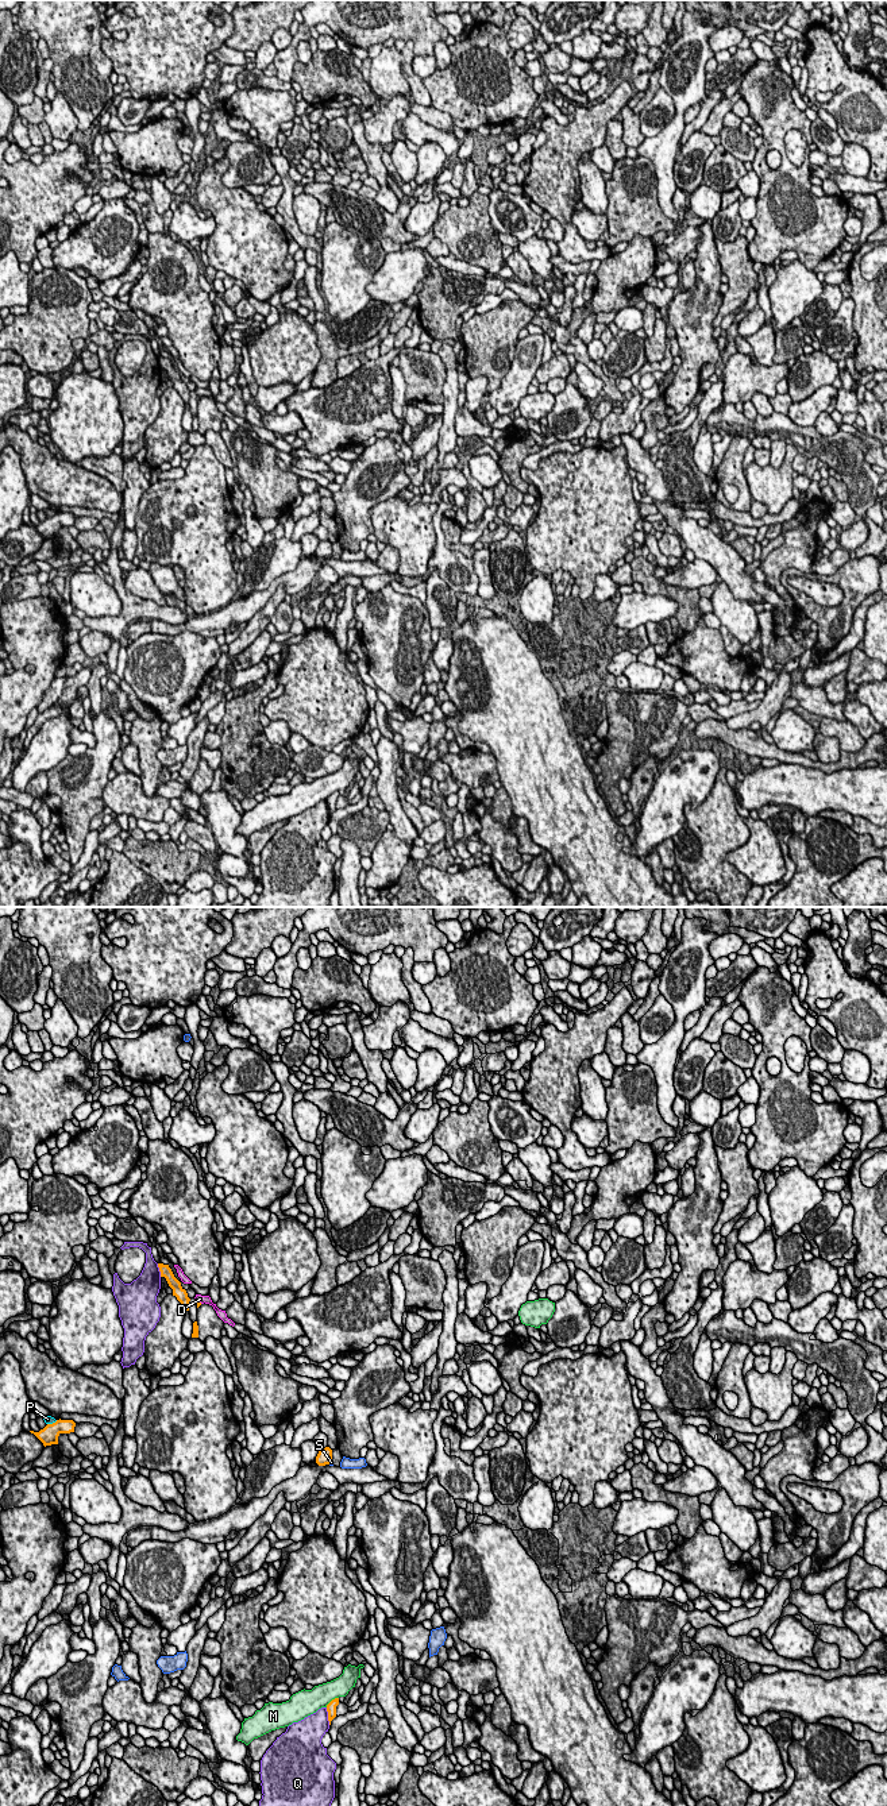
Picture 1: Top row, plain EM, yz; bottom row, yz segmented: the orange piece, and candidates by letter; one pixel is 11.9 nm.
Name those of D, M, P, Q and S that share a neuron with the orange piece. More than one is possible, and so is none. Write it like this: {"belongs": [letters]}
{"belongs": []}

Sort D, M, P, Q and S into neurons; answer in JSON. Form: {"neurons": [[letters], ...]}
{"neurons": [["D"], ["M"], ["P"], ["Q"], ["S"]]}

